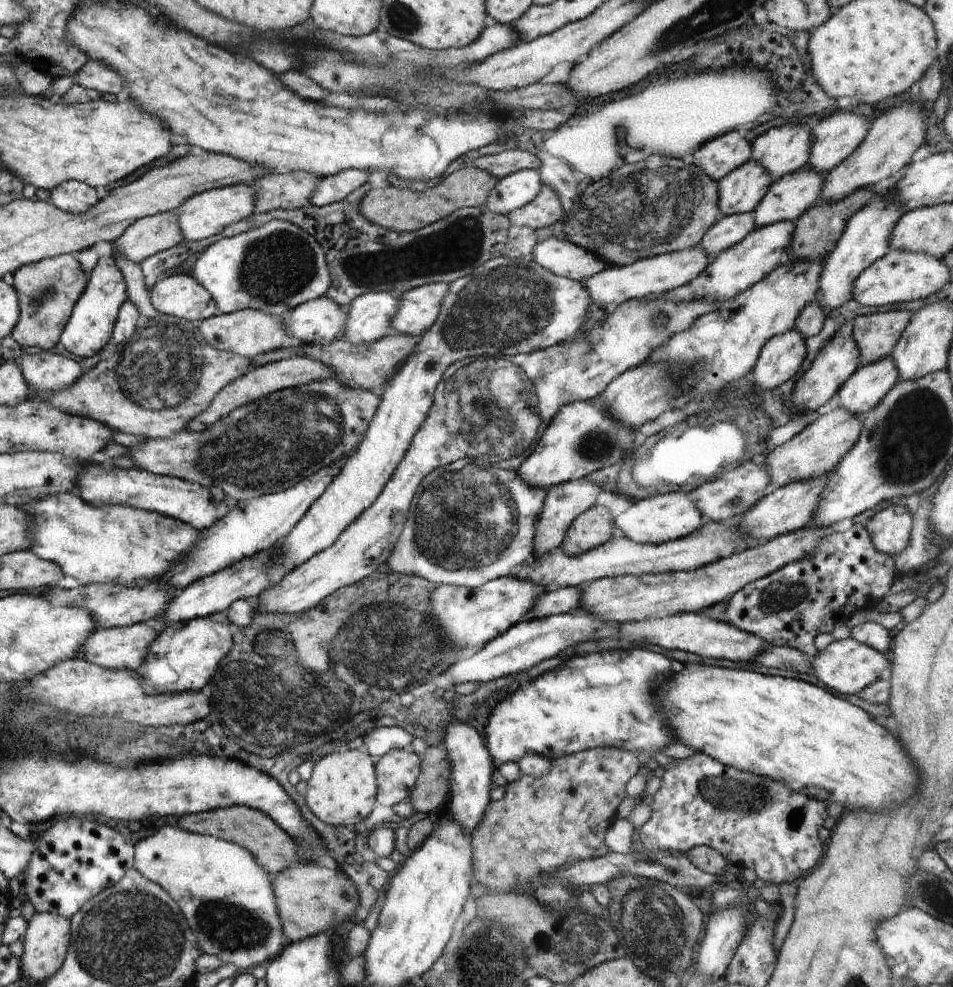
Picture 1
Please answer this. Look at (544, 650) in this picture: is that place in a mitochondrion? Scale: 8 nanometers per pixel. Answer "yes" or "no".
no

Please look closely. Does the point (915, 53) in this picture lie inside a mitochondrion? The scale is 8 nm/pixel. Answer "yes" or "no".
no

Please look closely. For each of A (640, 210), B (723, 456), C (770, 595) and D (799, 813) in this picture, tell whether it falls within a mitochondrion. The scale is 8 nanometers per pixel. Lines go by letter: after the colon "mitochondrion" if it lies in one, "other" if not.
A: mitochondrion
B: other
C: mitochondrion
D: mitochondrion

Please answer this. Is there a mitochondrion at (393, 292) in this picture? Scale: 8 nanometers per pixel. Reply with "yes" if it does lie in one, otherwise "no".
no

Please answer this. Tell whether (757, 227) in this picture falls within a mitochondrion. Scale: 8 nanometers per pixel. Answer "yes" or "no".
no

